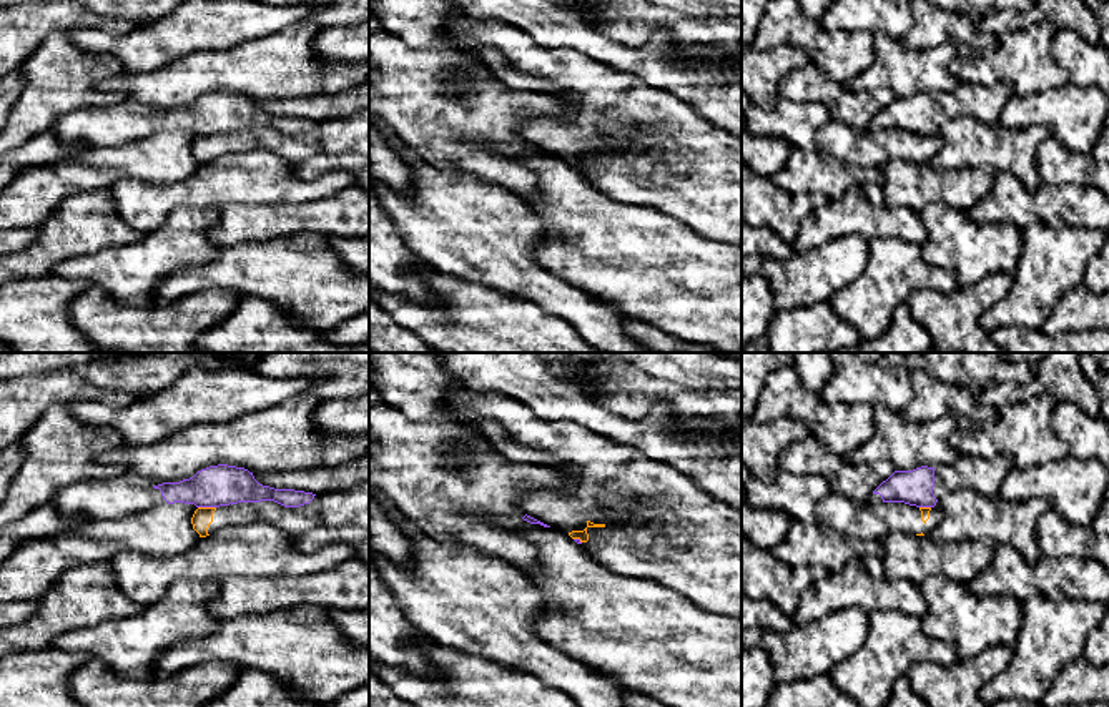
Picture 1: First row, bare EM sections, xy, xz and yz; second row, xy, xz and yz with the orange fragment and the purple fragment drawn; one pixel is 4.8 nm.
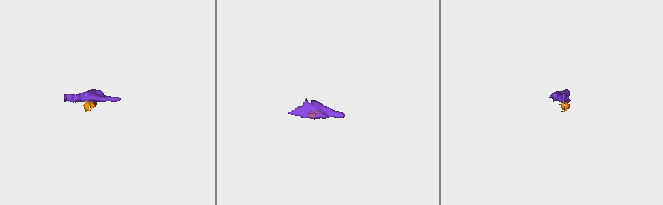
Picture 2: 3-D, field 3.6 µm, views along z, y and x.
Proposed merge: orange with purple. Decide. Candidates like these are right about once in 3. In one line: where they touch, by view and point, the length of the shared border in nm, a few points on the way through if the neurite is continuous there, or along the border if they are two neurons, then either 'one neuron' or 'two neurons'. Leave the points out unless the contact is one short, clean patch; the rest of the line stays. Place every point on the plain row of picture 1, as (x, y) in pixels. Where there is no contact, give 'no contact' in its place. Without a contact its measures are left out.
xy (207, 135) | 90 nm | along xy (198, 133), (215, 135) | two neurons

